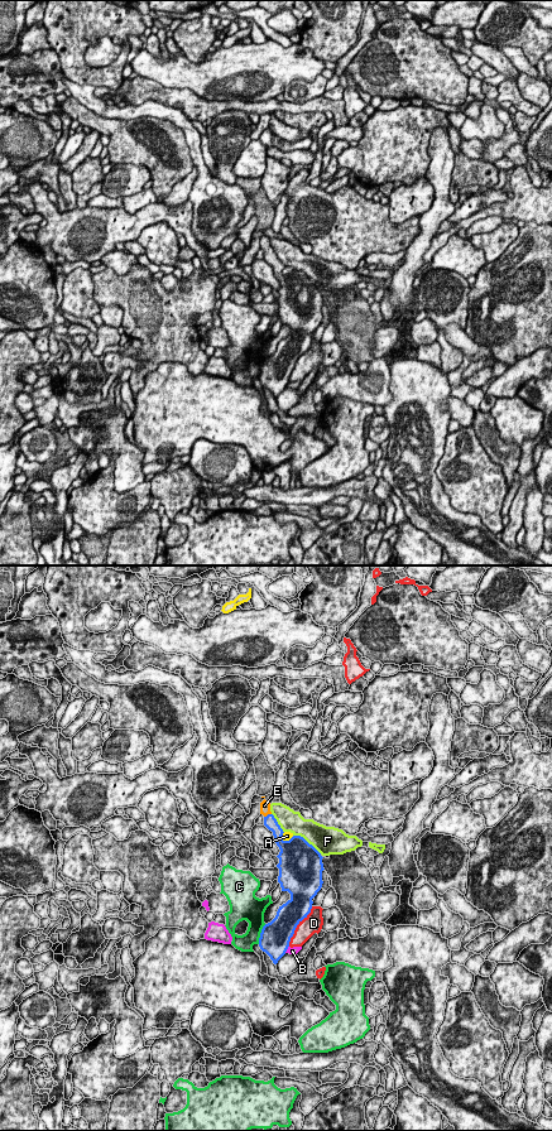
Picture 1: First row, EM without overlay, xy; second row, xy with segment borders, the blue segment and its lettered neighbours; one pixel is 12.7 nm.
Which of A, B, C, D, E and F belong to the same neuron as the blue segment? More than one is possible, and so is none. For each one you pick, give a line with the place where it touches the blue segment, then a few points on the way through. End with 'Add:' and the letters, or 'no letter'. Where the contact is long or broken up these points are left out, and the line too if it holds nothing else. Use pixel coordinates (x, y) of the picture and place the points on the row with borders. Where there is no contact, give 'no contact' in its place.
E: meets blue in xy at (268, 814); runs through xy (269, 821), (268, 814), (264, 805)
Add: E

